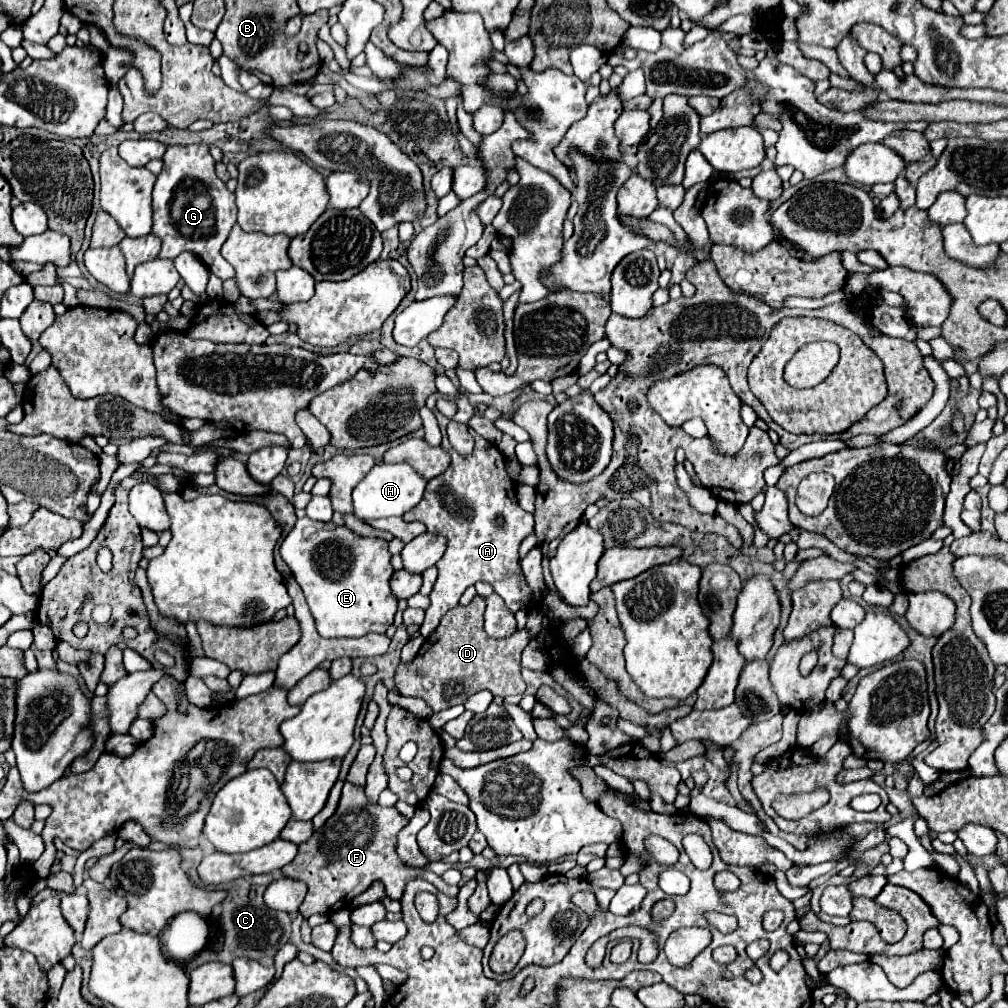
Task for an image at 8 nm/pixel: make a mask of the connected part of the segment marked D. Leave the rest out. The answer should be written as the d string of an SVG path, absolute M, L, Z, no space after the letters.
M476 596L468 606L458 604L442 616L440 626L426 638L418 656L410 664L398 666L394 680L402 696L418 696L434 712L440 712L454 704L464 704L480 690L490 690L500 698L524 694L526 684L520 676L520 654L530 642L528 630L524 628L500 640L490 638L484 632L484 608L486 602Z

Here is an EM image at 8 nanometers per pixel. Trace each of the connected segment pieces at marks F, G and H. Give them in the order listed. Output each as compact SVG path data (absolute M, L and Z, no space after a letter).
M344 782L336 812L310 836L308 842L300 844L298 856L282 868L282 874L308 884L308 894L302 902L302 916L310 918L312 914L332 914L340 908L350 908L350 902L372 882L382 882L392 900L402 898L404 886L412 878L424 878L446 896L456 896L456 886L448 886L440 876L426 868L410 868L398 858L396 836L406 824L408 818L404 818L394 806L386 808L372 804L362 788Z
M190 144L190 146L170 146L164 154L164 168L158 174L158 180L154 184L154 228L152 232L162 238L162 250L160 258L176 258L180 252L194 252L210 272L214 272L218 278L228 280L234 278L234 268L222 258L220 248L224 240L228 238L228 232L236 224L236 204L234 194L228 192L226 184L216 176L214 172L216 160L212 158L206 144Z
M398 462L398 464L376 464L366 478L354 488L354 512L360 520L370 518L388 518L388 516L404 516L408 510L412 510L424 494L426 480L420 476L410 464Z

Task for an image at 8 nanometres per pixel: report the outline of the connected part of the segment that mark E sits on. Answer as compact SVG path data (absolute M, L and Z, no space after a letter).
M300 518L284 538L280 556L302 586L322 638L358 638L370 632L384 634L394 622L398 600L390 592L394 568L386 540L358 536L334 522Z

